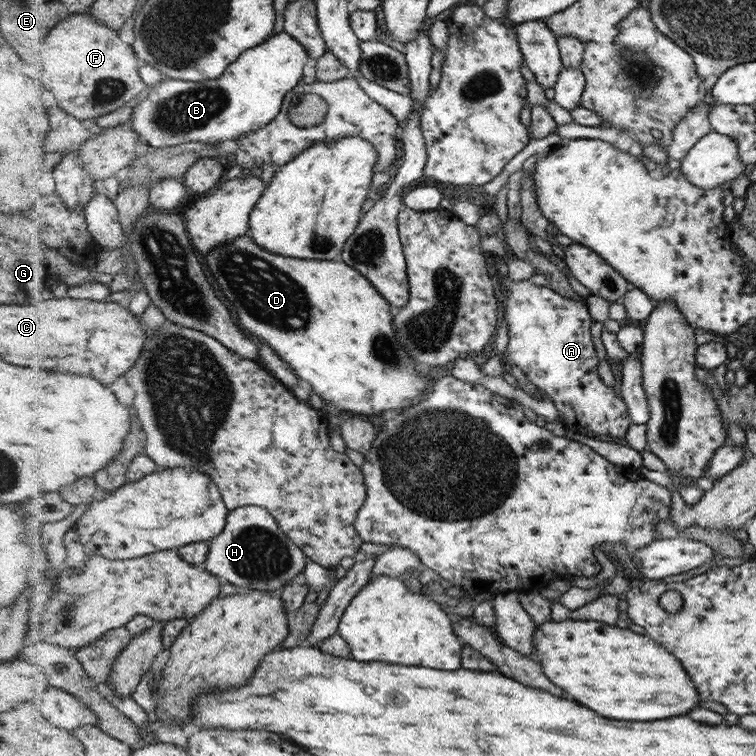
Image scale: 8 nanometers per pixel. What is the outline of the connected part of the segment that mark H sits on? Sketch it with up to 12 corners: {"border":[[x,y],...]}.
{"border":[[262,506],[230,511],[205,567],[280,592],[309,558]]}

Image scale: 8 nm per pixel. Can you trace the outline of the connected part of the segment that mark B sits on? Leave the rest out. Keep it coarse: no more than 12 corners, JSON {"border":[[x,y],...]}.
{"border":[[282,31],[220,78],[164,78],[144,149],[242,140],[278,118],[311,54]]}

